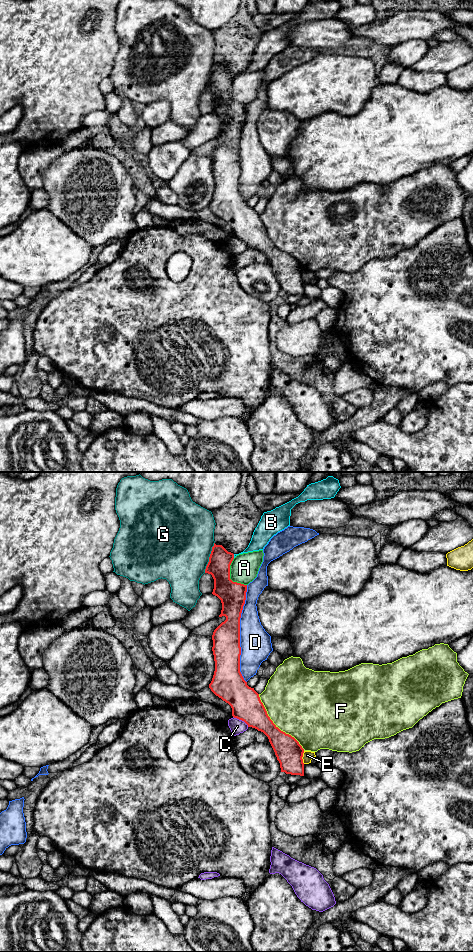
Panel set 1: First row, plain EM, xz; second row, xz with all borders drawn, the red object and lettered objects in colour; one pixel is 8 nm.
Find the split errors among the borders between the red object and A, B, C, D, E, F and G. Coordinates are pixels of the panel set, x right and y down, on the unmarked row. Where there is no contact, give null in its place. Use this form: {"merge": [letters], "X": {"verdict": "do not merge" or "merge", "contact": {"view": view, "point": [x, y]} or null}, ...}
{"merge": ["C"], "A": {"verdict": "do not merge", "contact": {"view": "xz", "point": [229, 96]}}, "B": {"verdict": "do not merge", "contact": {"view": "xz", "point": [233, 76]}}, "C": {"verdict": "merge", "contact": {"view": "xz", "point": [241, 239]}}, "D": {"verdict": "do not merge", "contact": {"view": "xz", "point": [239, 154]}}, "E": {"verdict": "do not merge", "contact": {"view": "xz", "point": [302, 276]}}, "F": {"verdict": "do not merge", "contact": {"view": "xz", "point": [275, 245]}}, "G": {"verdict": "do not merge", "contact": {"view": "xz", "point": [209, 77]}}}

